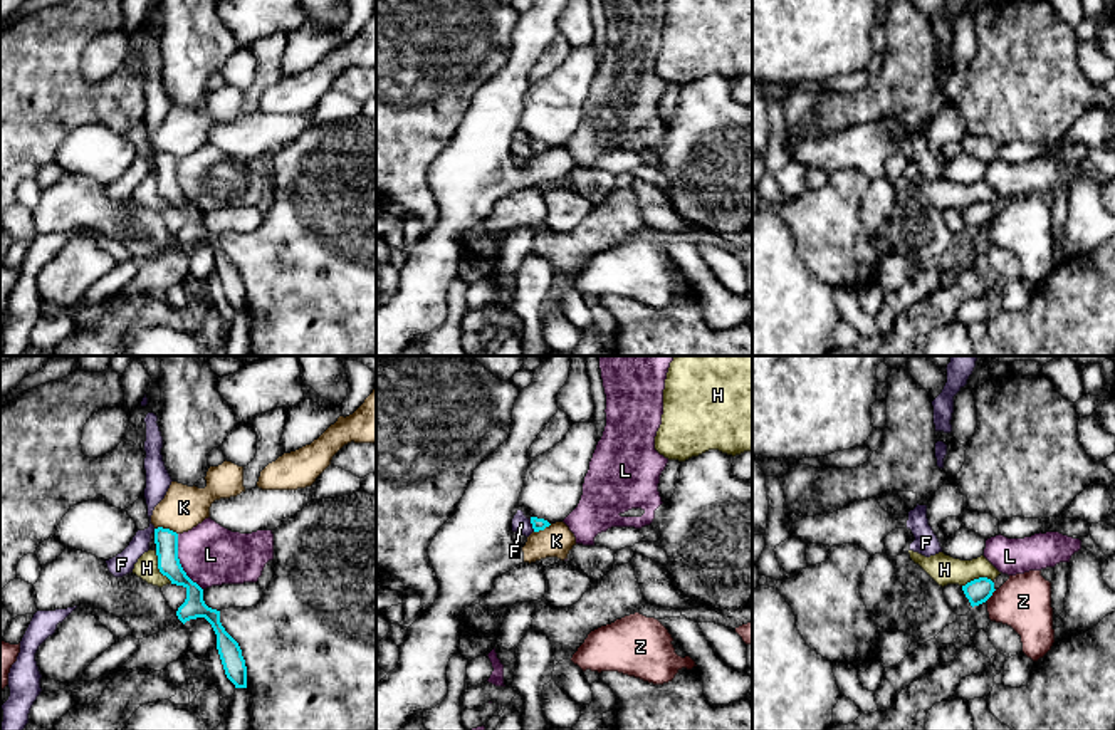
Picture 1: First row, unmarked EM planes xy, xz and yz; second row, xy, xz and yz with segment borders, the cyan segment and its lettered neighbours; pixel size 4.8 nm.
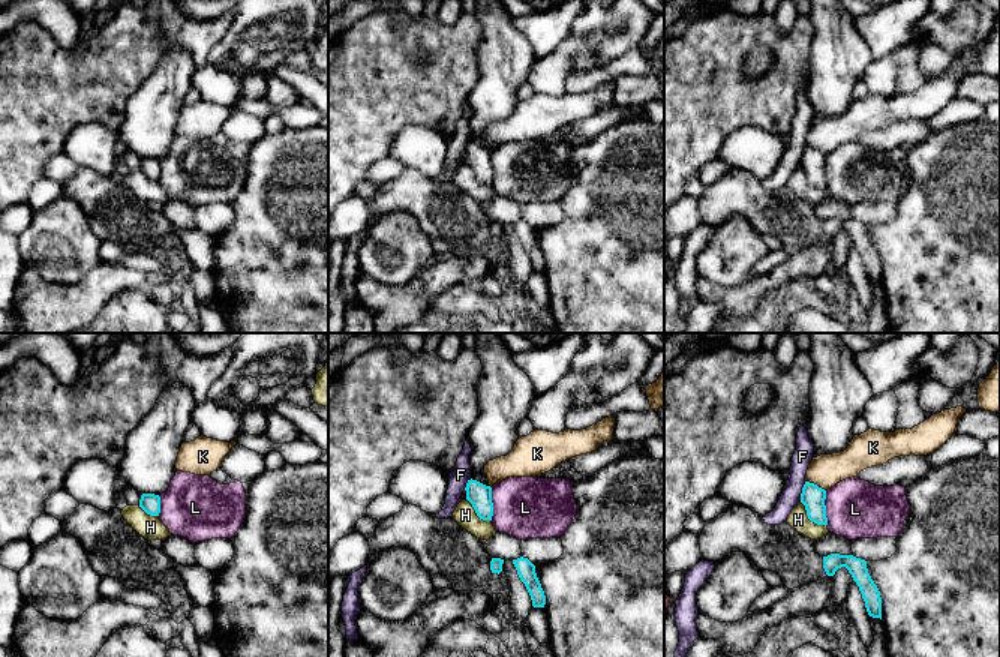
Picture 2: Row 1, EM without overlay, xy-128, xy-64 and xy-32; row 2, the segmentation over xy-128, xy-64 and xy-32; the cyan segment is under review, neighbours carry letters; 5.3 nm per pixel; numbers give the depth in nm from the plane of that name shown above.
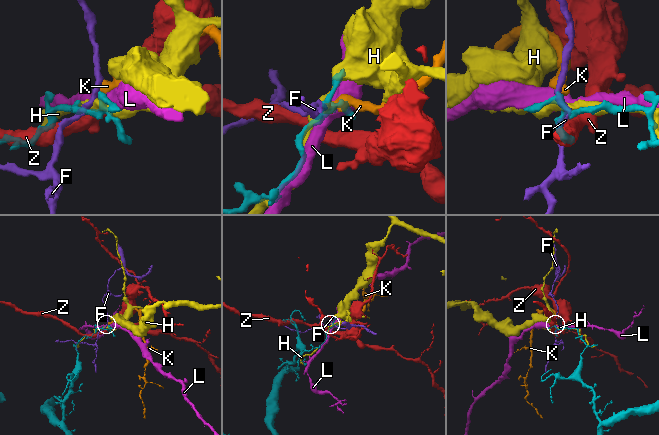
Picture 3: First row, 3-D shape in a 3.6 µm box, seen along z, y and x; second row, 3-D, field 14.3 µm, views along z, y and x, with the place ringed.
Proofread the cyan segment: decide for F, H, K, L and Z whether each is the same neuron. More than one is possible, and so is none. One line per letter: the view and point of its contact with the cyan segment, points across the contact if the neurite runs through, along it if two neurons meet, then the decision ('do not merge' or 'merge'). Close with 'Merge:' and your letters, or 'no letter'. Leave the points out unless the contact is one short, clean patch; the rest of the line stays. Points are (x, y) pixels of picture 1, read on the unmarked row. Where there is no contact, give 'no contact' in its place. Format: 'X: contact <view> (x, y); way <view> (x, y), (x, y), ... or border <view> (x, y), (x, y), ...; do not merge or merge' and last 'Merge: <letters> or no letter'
F: contact xz (533, 150); border xz (529, 143), (534, 155); do not merge
H: contact xy (158, 192); do not merge
K: contact xy (167, 153); border xy (155, 151), (168, 151), (177, 158); do not merge
L: contact xy (178, 187); do not merge
Z: contact yz (991, 218); border yz (996, 213), (986, 224); do not merge
Merge: no letter

